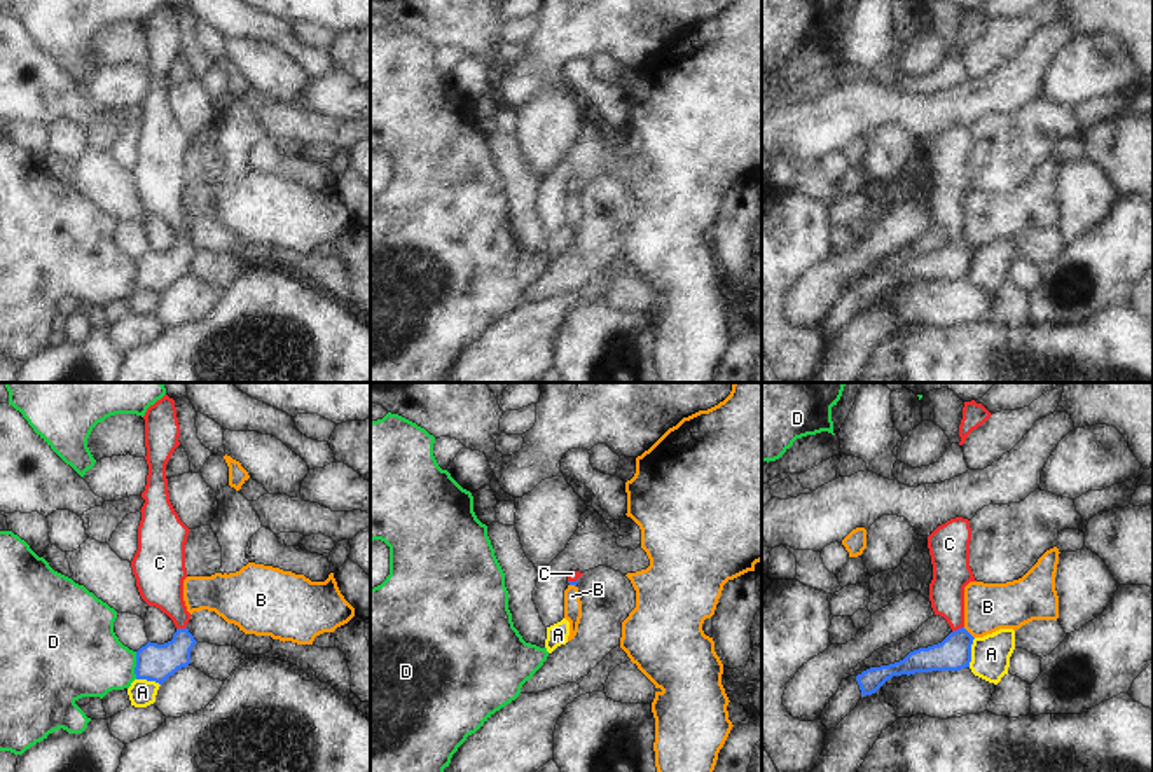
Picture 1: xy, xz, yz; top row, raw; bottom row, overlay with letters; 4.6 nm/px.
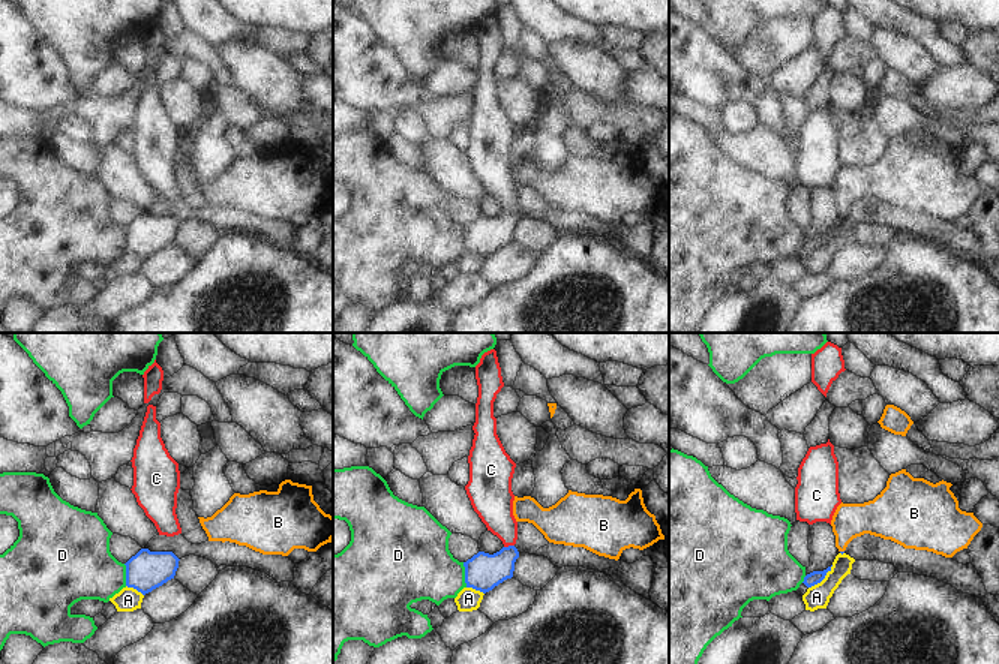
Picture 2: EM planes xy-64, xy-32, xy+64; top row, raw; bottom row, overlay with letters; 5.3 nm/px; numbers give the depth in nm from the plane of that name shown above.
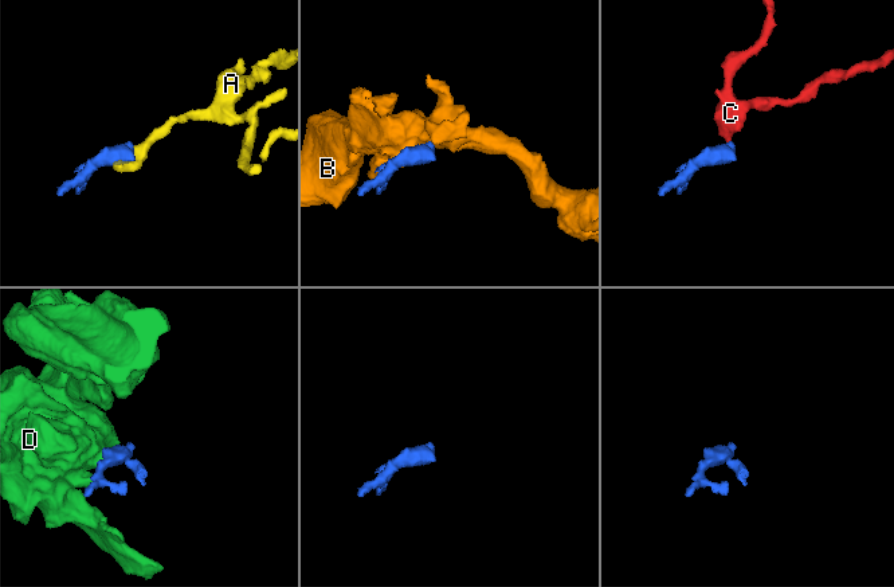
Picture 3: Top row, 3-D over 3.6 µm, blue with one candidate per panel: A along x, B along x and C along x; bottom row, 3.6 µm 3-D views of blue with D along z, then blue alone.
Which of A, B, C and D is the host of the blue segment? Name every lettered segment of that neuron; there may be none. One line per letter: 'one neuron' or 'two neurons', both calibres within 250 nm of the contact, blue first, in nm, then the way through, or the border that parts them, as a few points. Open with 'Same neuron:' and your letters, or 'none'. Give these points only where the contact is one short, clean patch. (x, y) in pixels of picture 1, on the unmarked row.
Same neuron: C
A: two neurons; 160 nm thick on the blue side, 180 nm on the other; border along yz (975, 247), (968, 275)
B: two neurons; 160 nm thick on the blue side, 220 nm on the other
C: one neuron; 160 nm thick on the blue side, 160 nm on the other; runs through yz (954, 261), (958, 238), (949, 212), (949, 186)
D: two neurons; 180 nm thick on the blue side, 360 nm on the other; border along xy (137, 261), (135, 287)

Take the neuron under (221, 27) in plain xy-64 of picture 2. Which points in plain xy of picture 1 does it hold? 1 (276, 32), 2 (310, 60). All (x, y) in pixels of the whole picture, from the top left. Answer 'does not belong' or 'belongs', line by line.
1: belongs
2: belongs

